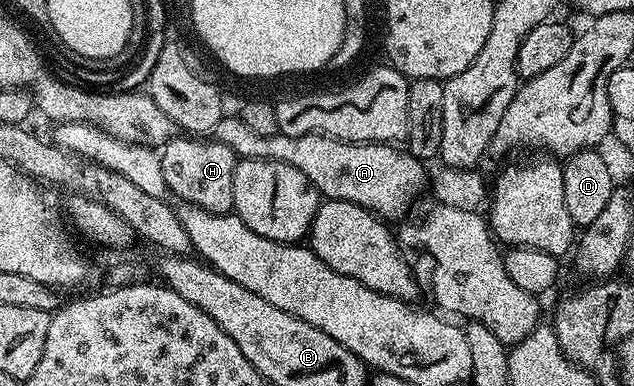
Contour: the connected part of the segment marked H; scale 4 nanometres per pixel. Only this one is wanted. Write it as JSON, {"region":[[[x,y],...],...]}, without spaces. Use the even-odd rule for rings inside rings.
{"region":[[[178,134],[168,140],[159,152],[166,189],[181,199],[182,205],[193,204],[215,214],[233,212],[235,198],[235,170],[238,156],[231,146],[212,138],[198,138],[193,134]]]}

